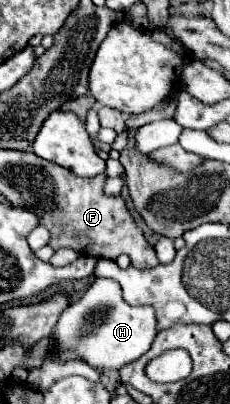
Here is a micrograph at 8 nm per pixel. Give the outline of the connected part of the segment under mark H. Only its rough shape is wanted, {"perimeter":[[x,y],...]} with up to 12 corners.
{"perimeter":[[97,278],[63,310],[53,358],[117,370],[157,336],[155,308]]}

